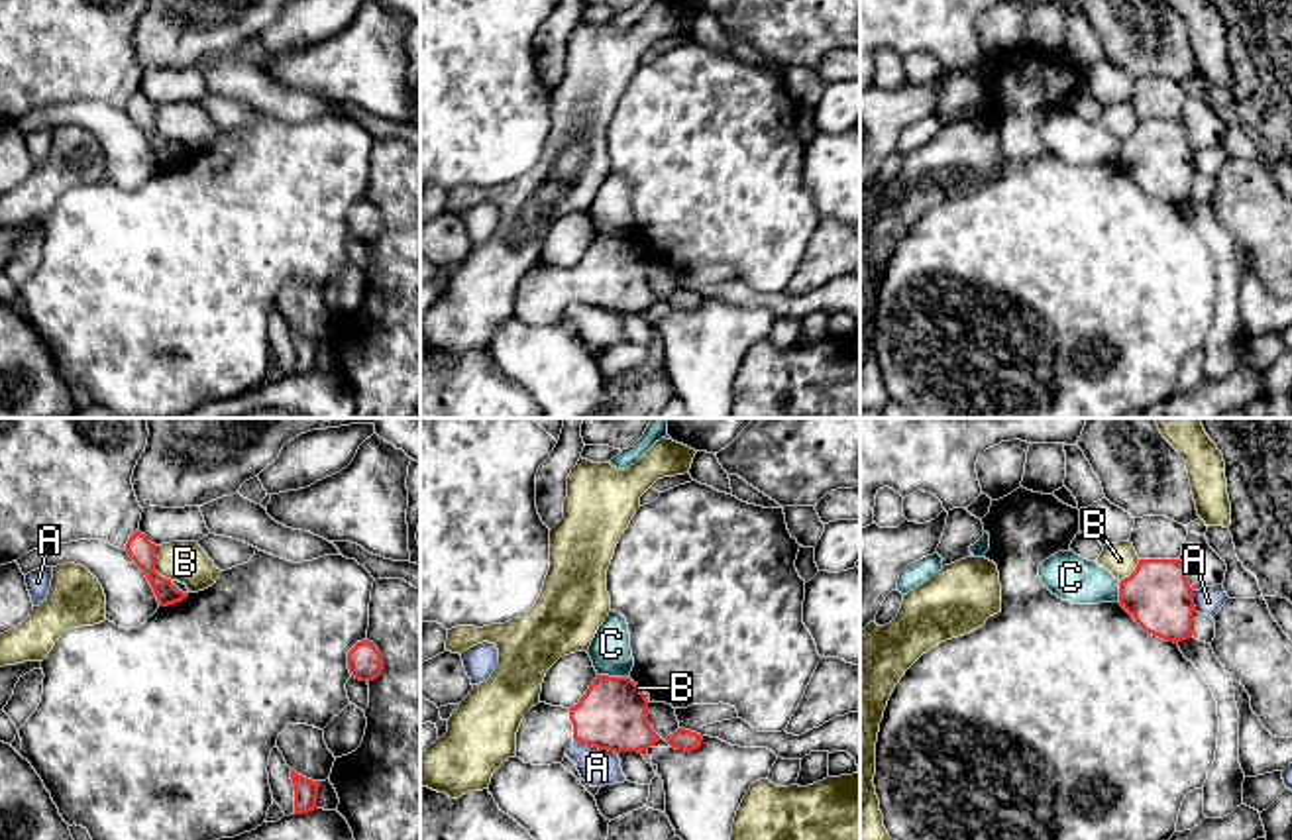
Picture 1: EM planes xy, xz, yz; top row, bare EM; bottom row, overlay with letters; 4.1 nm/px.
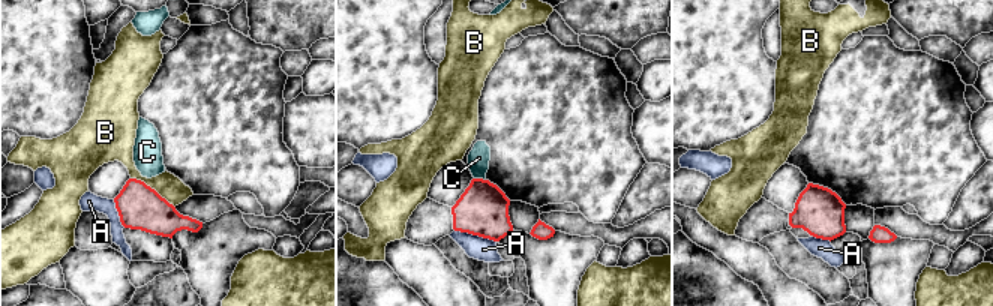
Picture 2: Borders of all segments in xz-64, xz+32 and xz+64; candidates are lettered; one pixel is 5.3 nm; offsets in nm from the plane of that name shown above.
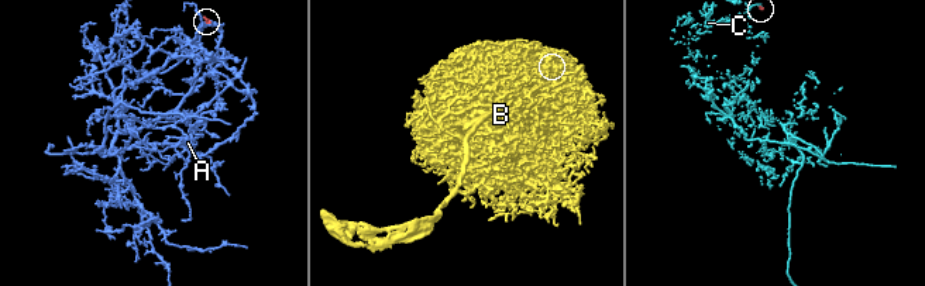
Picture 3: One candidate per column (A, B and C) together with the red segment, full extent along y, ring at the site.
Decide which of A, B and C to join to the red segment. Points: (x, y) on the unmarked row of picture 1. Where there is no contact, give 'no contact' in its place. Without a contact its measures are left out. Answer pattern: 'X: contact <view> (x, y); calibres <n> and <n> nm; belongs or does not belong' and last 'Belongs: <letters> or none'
A: contact xz (595, 307); calibres 280 and 160 nm; does not belong
B: contact xy (154, 126); calibres 100 and 170 nm; does not belong
C: contact xz (613, 238); calibres 280 and 170 nm; does not belong
Belongs: none

